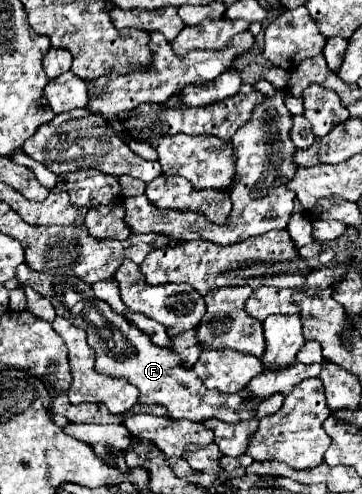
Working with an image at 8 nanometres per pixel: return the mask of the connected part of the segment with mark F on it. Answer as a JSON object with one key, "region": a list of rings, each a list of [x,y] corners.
{"region":[[[21,263],[17,267],[17,281],[21,285],[29,285],[35,291],[39,291],[43,297],[47,297],[53,307],[57,309],[57,315],[65,317],[79,329],[87,333],[87,341],[91,349],[95,351],[95,365],[97,373],[109,375],[109,377],[123,377],[129,383],[133,383],[139,389],[139,403],[151,403],[161,405],[169,411],[169,417],[173,419],[187,419],[187,421],[205,421],[205,419],[221,419],[229,423],[237,423],[239,419],[251,419],[253,409],[257,405],[245,405],[245,391],[225,395],[213,389],[205,389],[201,379],[189,369],[181,367],[181,357],[177,351],[169,351],[165,347],[153,345],[149,335],[139,331],[137,327],[131,327],[125,317],[113,313],[109,305],[99,301],[91,287],[83,283],[77,277],[61,277],[45,275],[39,271],[33,271],[27,263]]]}

